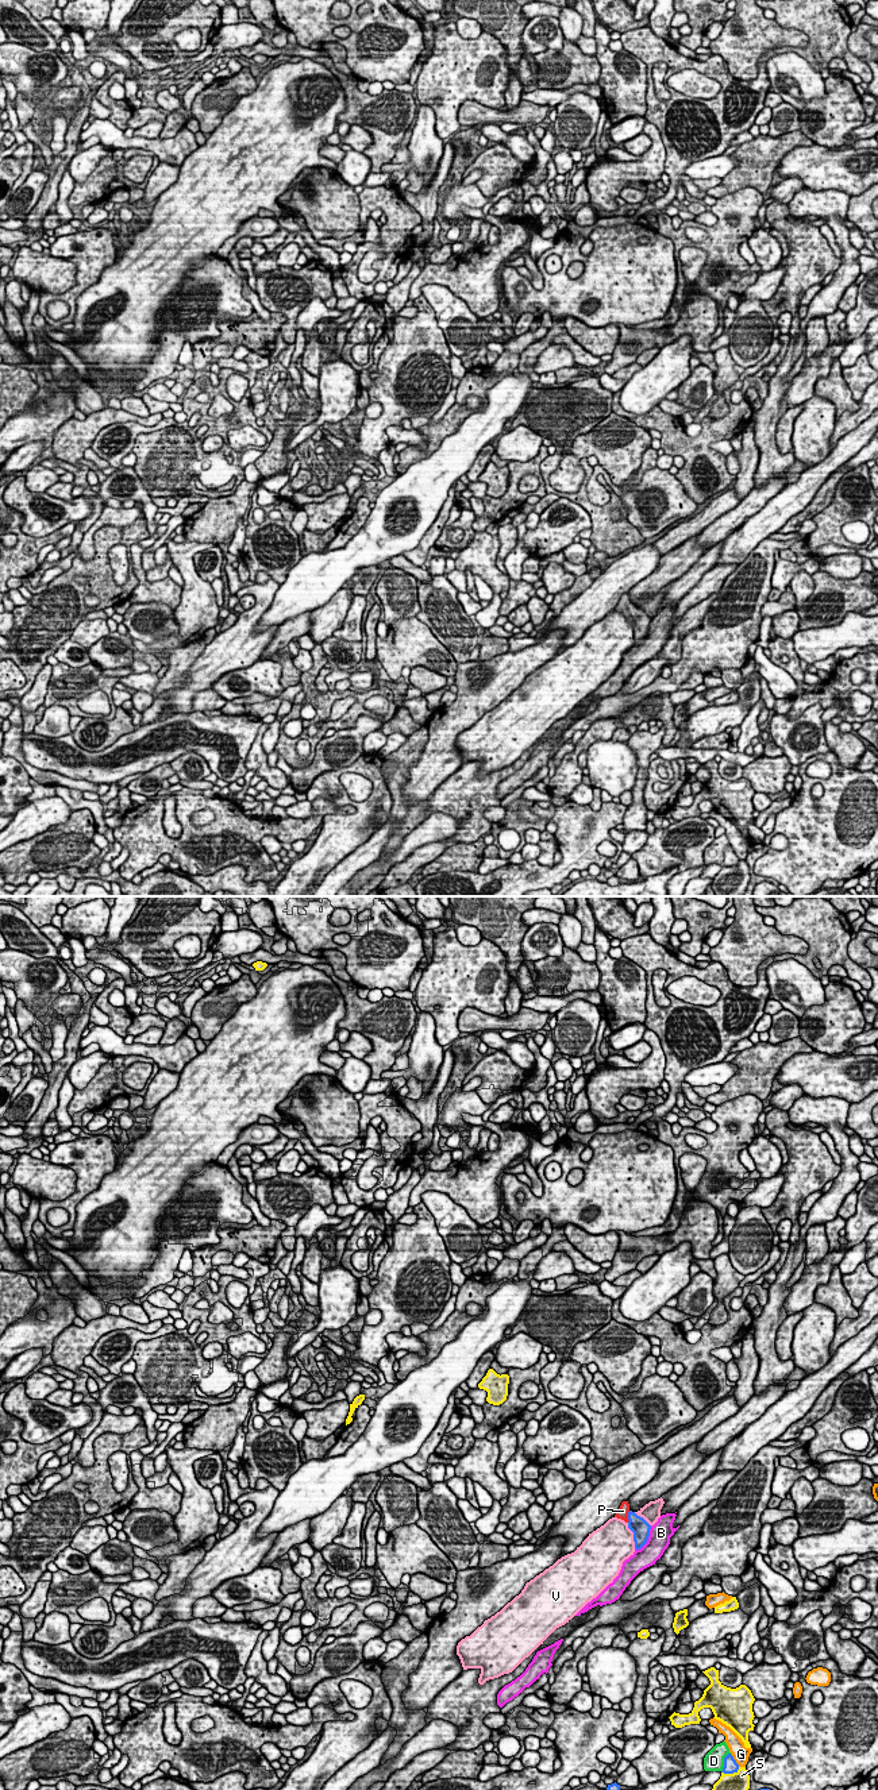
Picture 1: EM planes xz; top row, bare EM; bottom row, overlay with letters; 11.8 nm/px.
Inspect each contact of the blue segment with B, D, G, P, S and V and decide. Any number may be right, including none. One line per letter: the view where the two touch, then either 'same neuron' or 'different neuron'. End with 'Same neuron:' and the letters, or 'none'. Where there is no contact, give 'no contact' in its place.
B: contact in xz; different neuron
D: contact in xz; different neuron
G: contact in xz; different neuron
P: contact in xz; same neuron
S: contact in xz; different neuron
V: contact in xz; different neuron
Same neuron: P

